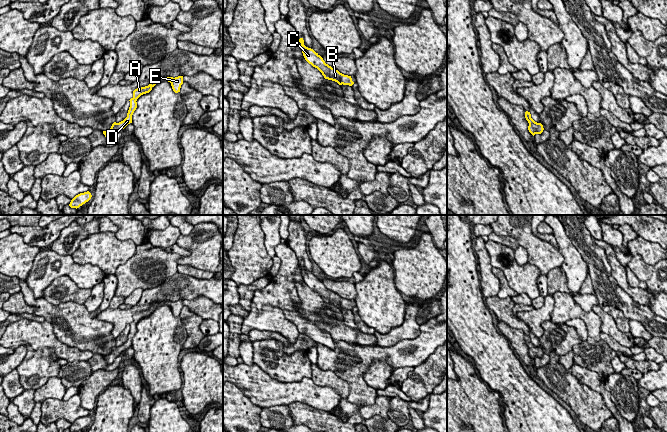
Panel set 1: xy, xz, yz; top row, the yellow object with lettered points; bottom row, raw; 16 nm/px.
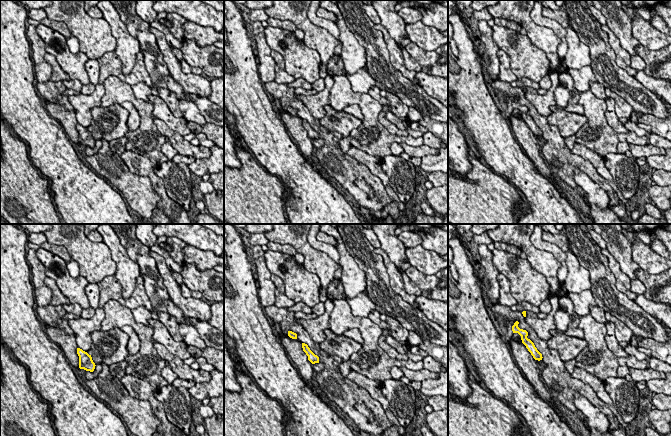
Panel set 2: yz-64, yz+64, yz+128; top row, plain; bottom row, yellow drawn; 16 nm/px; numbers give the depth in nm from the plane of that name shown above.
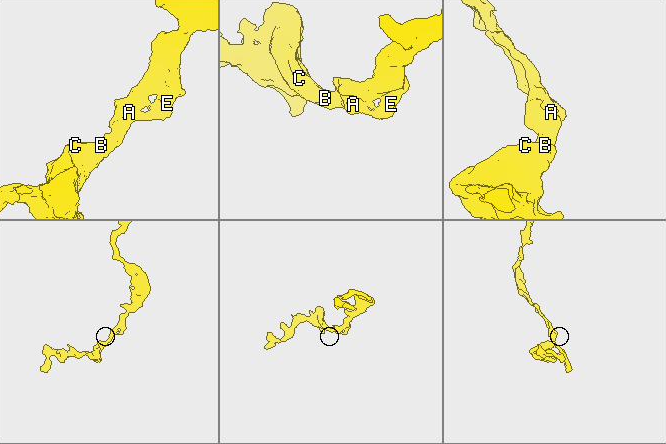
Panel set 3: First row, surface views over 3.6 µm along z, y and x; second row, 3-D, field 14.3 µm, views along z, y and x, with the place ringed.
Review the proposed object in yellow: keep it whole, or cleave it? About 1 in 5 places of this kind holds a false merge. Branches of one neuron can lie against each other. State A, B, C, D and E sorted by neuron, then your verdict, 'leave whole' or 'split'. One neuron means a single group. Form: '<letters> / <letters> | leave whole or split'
A B C D E | leave whole

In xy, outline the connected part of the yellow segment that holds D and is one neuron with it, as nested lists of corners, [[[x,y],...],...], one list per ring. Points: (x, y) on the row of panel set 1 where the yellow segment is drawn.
[[[154,78],[150,81],[148,86],[137,88],[133,91],[133,97],[129,100],[130,107],[127,113],[127,117],[119,123],[114,122],[110,129],[103,131],[103,134],[109,141],[112,140],[120,130],[124,129],[128,124],[132,123],[132,115],[137,108],[137,99],[141,95],[149,93],[152,88],[159,82],[161,82],[160,78]]]

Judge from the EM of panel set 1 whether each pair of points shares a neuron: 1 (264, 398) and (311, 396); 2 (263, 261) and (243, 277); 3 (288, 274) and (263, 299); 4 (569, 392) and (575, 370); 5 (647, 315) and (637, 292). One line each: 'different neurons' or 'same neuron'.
1: same neuron
2: same neuron
3: same neuron
4: different neurons
5: different neurons

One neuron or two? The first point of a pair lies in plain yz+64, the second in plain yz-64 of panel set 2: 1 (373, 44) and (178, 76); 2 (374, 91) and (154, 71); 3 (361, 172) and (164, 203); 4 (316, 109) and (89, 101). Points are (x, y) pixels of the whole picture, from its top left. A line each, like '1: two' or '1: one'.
1: two
2: two
3: two
4: one

